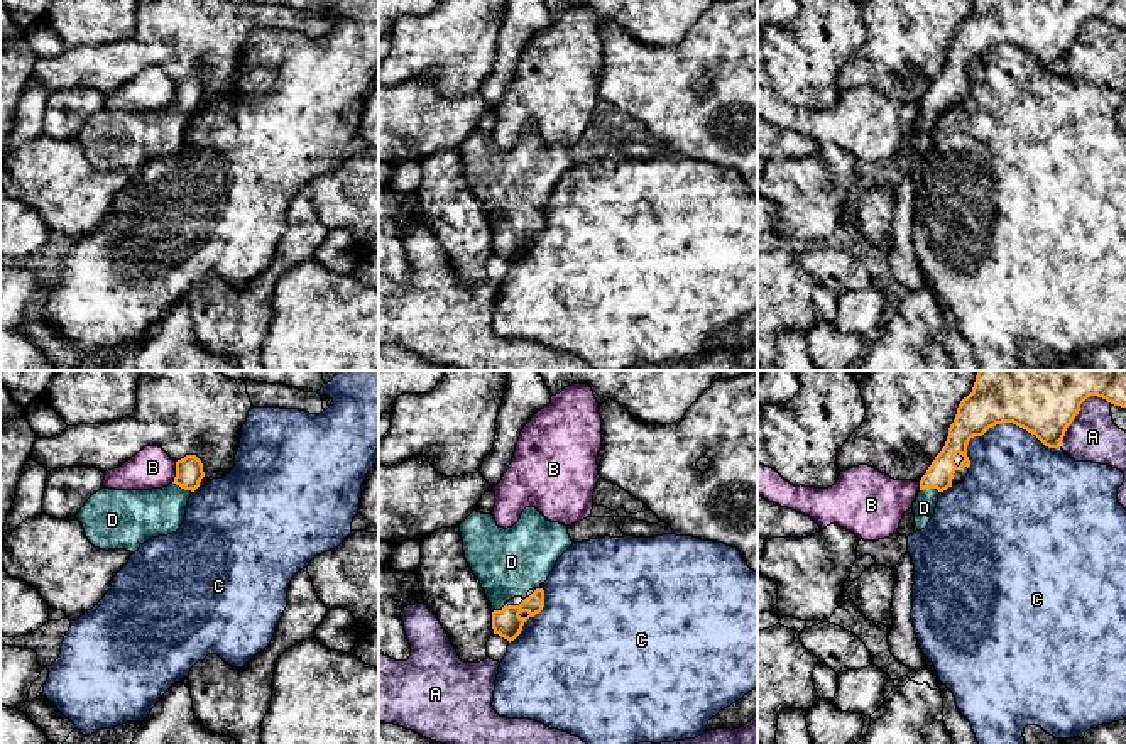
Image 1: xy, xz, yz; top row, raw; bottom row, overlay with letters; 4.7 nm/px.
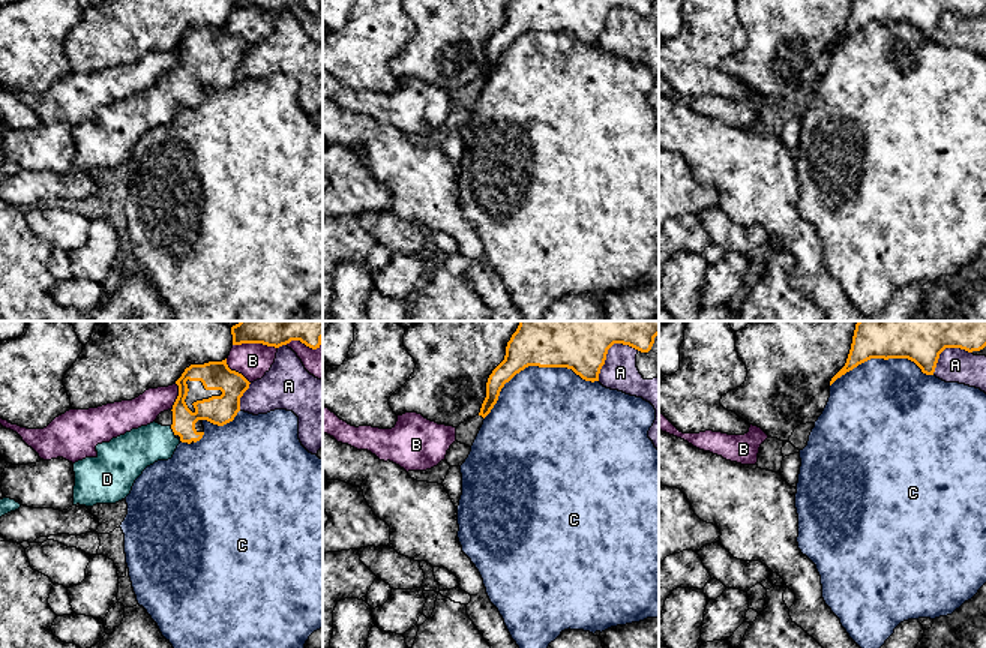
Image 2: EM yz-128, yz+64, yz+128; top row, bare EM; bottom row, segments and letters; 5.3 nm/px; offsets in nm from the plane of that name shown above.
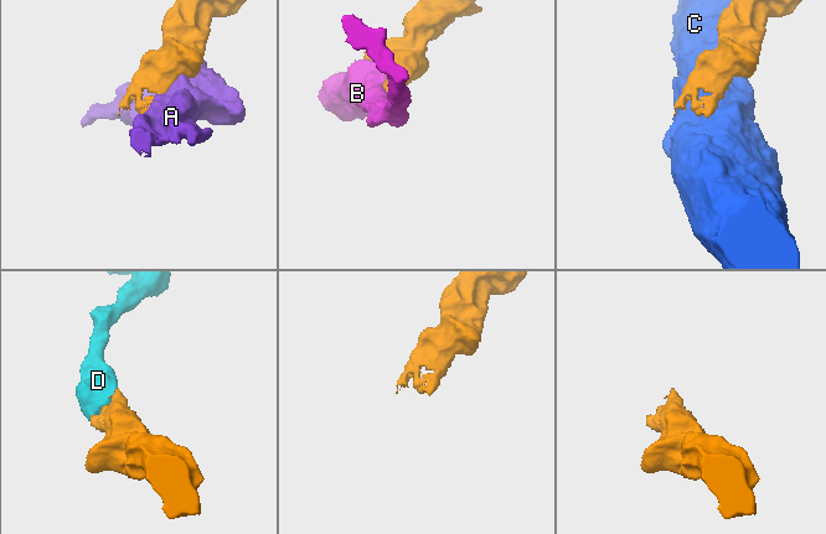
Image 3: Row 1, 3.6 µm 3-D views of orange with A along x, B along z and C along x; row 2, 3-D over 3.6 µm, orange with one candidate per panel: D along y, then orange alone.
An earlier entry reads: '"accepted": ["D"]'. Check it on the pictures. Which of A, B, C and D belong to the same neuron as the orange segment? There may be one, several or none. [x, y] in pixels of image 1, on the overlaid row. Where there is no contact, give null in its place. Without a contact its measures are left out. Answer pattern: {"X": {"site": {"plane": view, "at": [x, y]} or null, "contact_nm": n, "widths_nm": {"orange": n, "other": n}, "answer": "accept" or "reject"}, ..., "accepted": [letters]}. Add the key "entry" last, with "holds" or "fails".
{"A": {"site": {"plane": "yz", "at": [1079, 410]}, "contact_nm": 340, "widths_nm": {"orange": 480, "other": 240}, "answer": "reject"}, "B": {"site": {"plane": "xy", "at": [176, 472]}, "contact_nm": 110, "widths_nm": {"orange": 130, "other": 190}, "answer": "reject"}, "C": {"site": {"plane": "yz", "at": [1006, 421]}, "contact_nm": 460, "widths_nm": {"orange": 480, "other": 400}, "answer": "reject"}, "D": {"site": {"plane": "xy", "at": [183, 487]}, "contact_nm": 110, "widths_nm": {"orange": 130, "other": 240}, "answer": "accept"}, "accepted": ["D"], "entry": "holds"}

